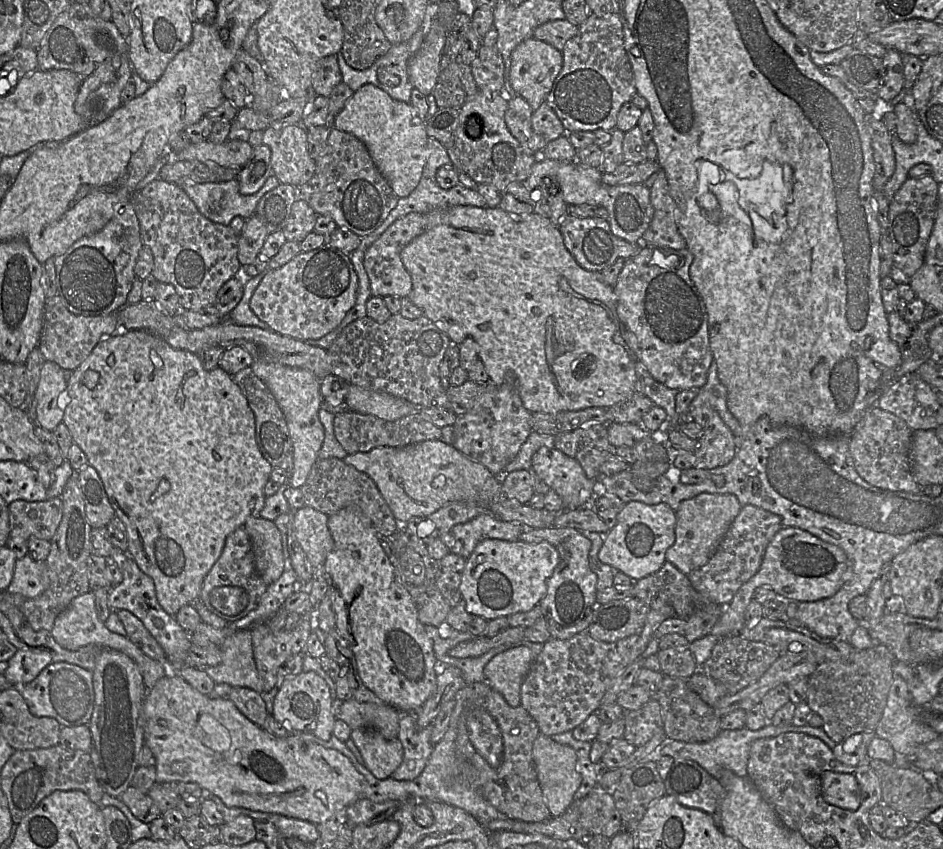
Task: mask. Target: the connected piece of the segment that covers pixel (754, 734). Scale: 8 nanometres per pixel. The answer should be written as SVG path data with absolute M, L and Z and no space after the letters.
M769 722L759 730L749 730L746 727L735 730L721 730L720 733L713 739L701 743L687 743L675 740L666 740L658 749L658 752L653 756L653 761L656 763L657 759L661 756L670 756L674 760L692 760L698 763L705 769L711 776L720 780L722 770L731 770L737 776L747 777L747 765L749 753L752 743L761 738L776 737L784 733L805 733L807 735L819 738L830 749L833 750L836 743L825 733L822 727L793 726L793 724L785 726L774 726Z

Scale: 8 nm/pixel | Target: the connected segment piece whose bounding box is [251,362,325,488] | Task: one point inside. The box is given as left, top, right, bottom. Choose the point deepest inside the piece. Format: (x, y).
(297, 391)

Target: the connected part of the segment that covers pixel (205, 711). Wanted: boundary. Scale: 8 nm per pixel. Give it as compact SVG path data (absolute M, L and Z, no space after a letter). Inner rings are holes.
M165 675L156 682L152 689L147 690L142 705L142 713L145 745L150 748L156 758L156 782L197 783L203 789L219 797L228 807L243 807L254 811L277 813L318 825L330 819L338 810L348 808L360 800L366 787L364 776L356 770L351 761L341 752L325 748L312 741L304 741L299 735L290 735L285 738L274 737L262 727L250 721L230 698L212 699L209 695L197 691L180 675ZM175 761L183 761L187 764L188 770L185 774L177 774L171 771L171 766Z

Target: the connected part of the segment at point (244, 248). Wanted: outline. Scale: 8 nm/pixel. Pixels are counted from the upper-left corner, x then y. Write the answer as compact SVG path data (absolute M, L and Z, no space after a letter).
M256 214L246 219L238 238L238 260L242 266L254 263L268 235L266 226Z

